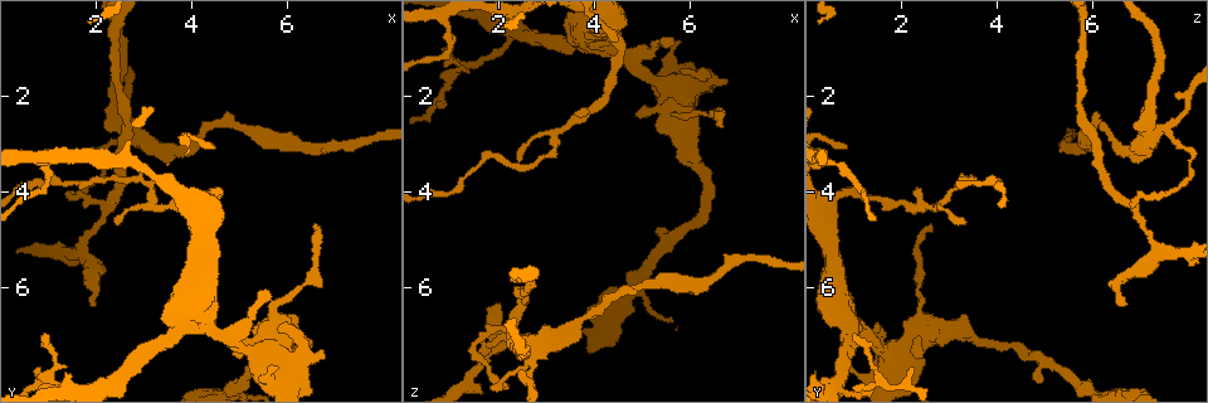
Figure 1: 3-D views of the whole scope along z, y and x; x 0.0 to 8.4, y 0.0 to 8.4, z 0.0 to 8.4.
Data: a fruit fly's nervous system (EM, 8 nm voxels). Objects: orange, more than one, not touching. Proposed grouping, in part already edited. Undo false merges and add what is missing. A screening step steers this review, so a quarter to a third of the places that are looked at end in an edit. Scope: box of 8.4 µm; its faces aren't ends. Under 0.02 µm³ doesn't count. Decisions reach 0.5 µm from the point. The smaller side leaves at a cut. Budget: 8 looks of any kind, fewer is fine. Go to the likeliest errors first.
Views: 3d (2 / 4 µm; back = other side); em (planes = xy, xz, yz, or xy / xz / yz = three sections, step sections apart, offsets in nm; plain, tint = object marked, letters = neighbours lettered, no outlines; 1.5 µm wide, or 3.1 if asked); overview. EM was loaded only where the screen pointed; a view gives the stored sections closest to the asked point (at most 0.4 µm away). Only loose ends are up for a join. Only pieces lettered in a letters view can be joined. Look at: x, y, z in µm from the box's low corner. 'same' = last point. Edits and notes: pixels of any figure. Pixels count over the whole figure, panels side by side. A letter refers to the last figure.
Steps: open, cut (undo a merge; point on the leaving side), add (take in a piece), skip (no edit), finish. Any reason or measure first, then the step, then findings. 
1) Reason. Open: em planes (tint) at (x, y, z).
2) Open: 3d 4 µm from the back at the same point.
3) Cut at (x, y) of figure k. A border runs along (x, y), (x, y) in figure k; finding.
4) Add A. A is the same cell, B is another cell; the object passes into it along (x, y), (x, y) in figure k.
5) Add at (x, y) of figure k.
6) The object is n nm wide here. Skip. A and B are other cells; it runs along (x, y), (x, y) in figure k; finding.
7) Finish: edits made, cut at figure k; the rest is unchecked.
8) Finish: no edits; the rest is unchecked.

Four-way junction. Open: em yz step 4 (letters) at (2.85, 2.80, 7.30).

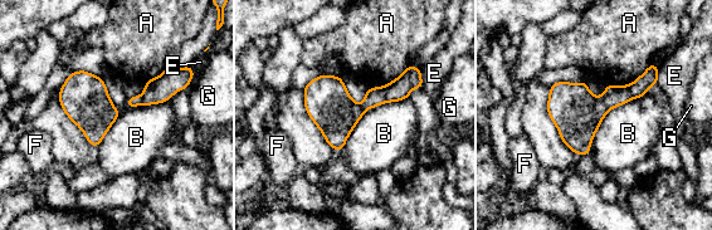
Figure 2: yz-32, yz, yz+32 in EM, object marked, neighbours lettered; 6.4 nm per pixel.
The object is 140 nm wide here. Cut at (398, 89) of figure 2. A, B, E, F and G are other cells; a border runs along (384, 87), (386, 101) in figure 2; two cells meet here.

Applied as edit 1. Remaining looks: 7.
Sudden change in width. Open: em planes (tint) at (0.95, 3.55, 0.75).

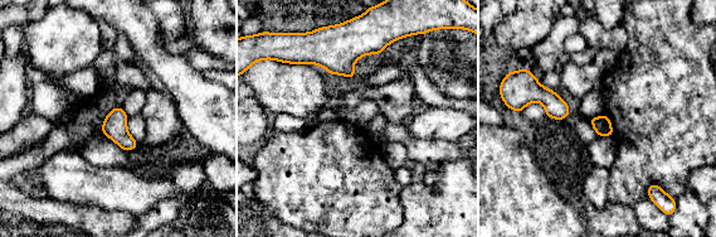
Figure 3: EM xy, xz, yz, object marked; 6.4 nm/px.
Open: em planes (letters) at the same point.

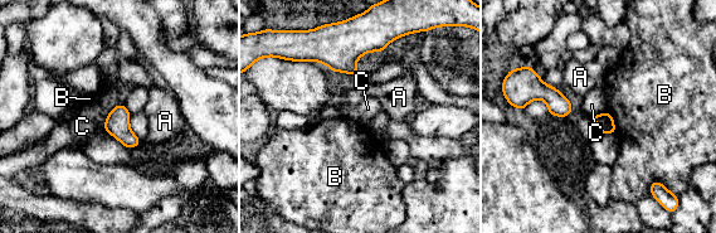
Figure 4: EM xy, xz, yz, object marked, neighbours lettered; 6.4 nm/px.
The object is 120 nm wide here. Skip. A, B and C are other cells; a border runs along (123, 103), (111, 110), (102, 129) in figure 4; all the same cell.

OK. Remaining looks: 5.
Finish: edits made, cut at figure 2; the rest is unchecked.

